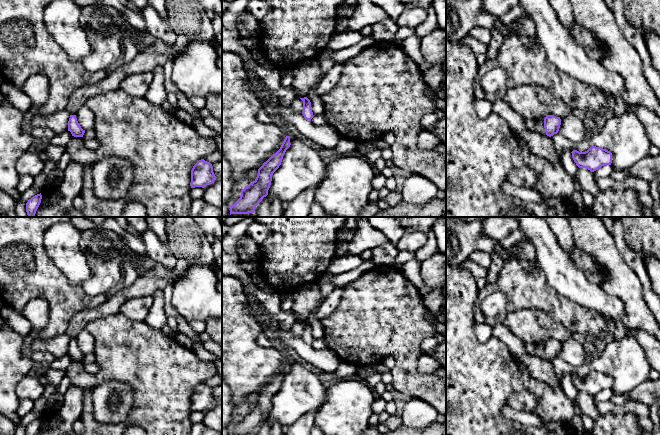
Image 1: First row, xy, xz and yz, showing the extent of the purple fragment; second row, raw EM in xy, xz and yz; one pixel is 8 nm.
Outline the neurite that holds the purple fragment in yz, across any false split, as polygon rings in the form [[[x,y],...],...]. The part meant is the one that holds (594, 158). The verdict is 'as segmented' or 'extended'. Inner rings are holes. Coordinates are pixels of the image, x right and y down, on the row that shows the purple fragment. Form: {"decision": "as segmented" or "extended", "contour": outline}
{"decision": "as segmented", "contour": [[[592,146],[585,152],[573,150],[572,158],[579,168],[594,172],[604,165],[611,165],[612,153],[601,147]]]}

